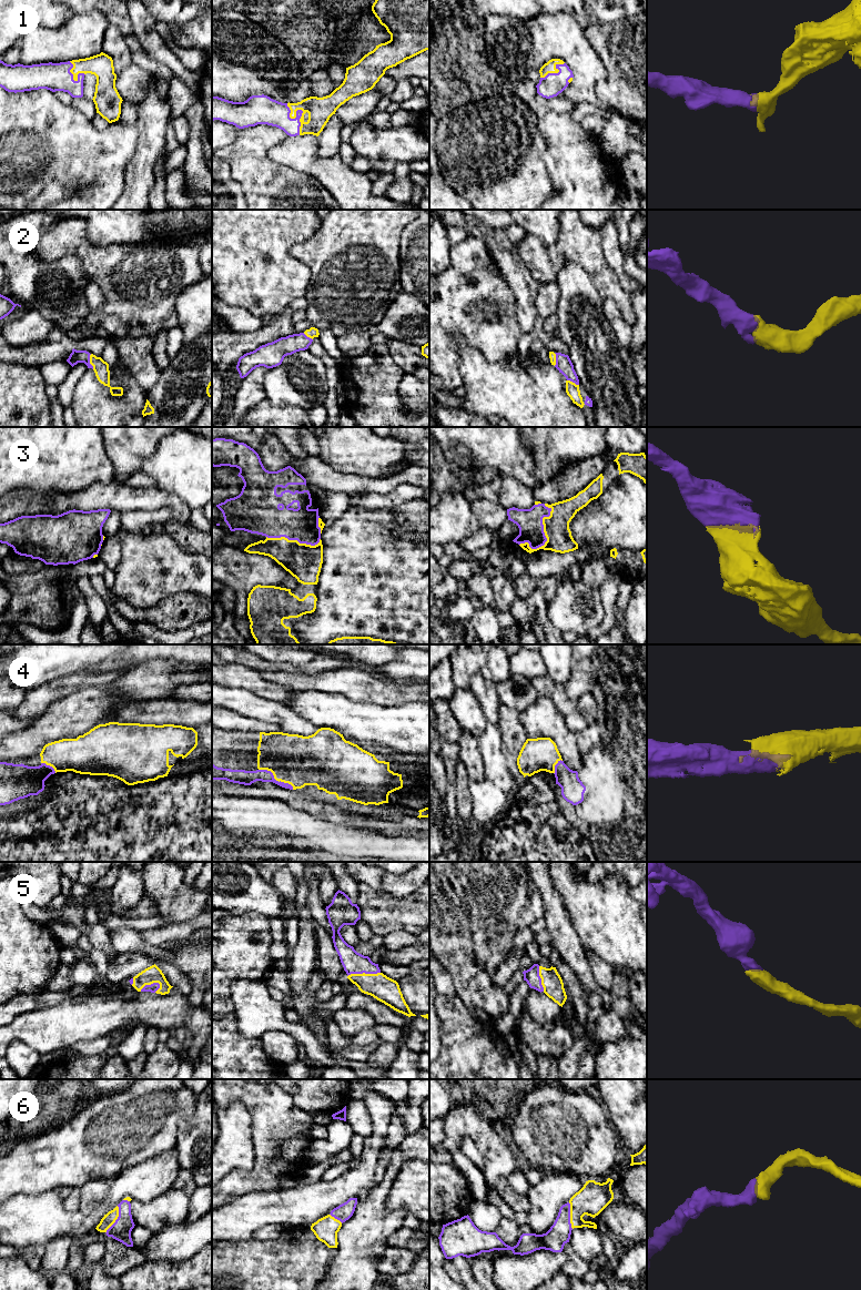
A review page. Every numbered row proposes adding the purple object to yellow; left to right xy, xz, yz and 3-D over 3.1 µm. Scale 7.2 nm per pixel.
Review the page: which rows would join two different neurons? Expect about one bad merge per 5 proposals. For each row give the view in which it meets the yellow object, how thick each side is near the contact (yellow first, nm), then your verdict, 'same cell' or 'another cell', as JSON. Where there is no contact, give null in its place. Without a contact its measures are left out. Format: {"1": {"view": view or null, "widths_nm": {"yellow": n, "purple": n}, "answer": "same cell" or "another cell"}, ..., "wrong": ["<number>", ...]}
{"1": {"view": "xz", "widths_nm": {"yellow": 180, "purple": 200}, "answer": "same cell"}, "2": {"view": "xy", "widths_nm": {"yellow": 110, "purple": 100}, "answer": "same cell"}, "3": {"view": "yz", "widths_nm": {"yellow": 190, "purple": 190}, "answer": "same cell"}, "4": {"view": "xz", "widths_nm": {"yellow": 360, "purple": 110}, "answer": "same cell"}, "5": {"view": "xz", "widths_nm": {"yellow": 190, "purple": 160}, "answer": "same cell"}, "6": {"view": "xy", "widths_nm": {"yellow": 90, "purple": 150}, "answer": "same cell"}, "wrong": []}

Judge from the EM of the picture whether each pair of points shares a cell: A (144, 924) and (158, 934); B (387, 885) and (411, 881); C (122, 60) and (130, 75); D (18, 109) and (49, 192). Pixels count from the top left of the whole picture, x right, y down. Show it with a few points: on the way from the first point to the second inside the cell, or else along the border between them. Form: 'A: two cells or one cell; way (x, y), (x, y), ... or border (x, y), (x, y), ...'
A: two cells; border (173, 922), (161, 927), (140, 932)
B: one cell; way (393, 885), (405, 884)
C: two cells; border (131, 62), (117, 75)
D: two cells; border (72, 185), (50, 181), (33, 197)

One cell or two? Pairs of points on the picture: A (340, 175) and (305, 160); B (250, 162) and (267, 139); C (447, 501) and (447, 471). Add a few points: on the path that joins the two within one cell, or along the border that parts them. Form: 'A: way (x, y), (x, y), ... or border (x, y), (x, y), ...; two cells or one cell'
A: way (331, 172), (314, 165); one cell
B: way (250, 156), (262, 144); one cell
C: border (462, 495), (444, 493), (441, 498); two cells

